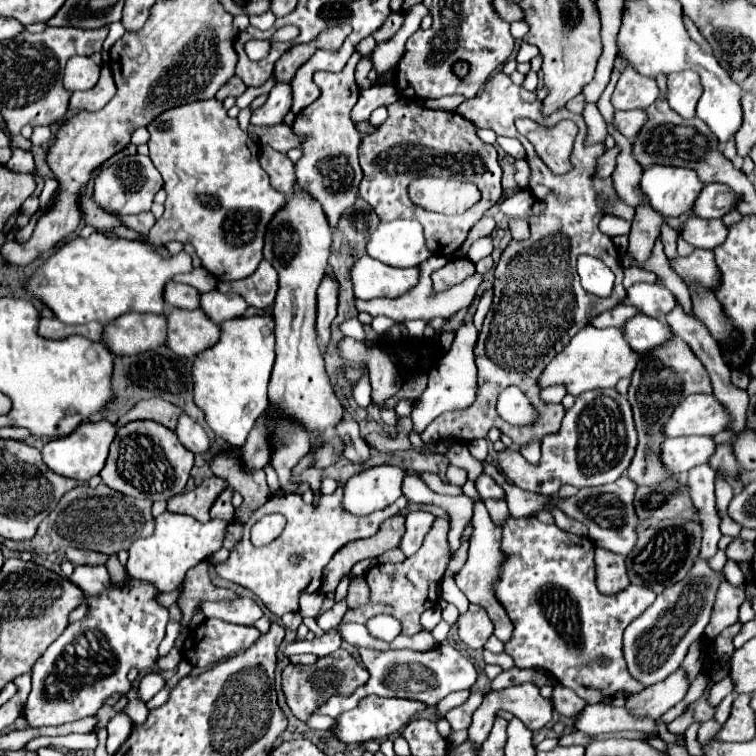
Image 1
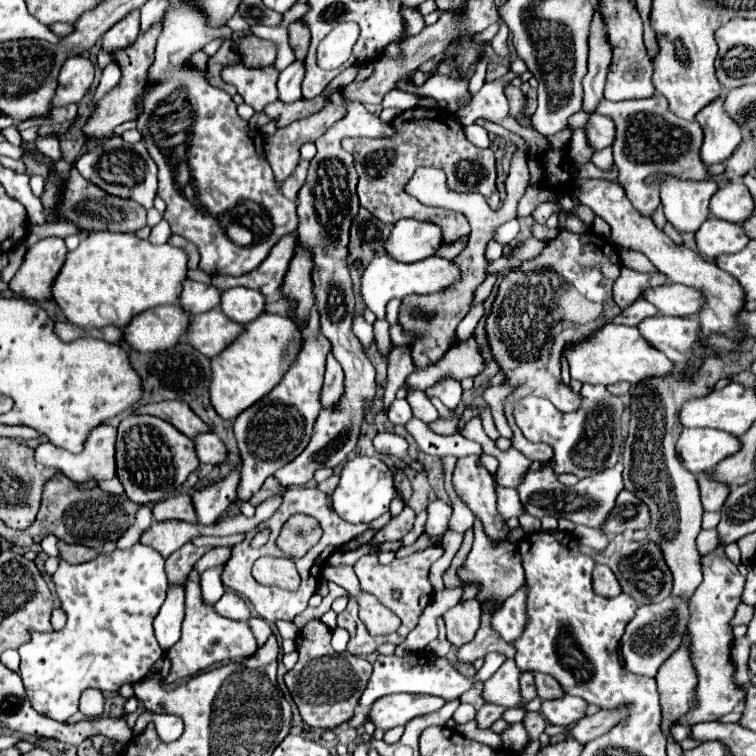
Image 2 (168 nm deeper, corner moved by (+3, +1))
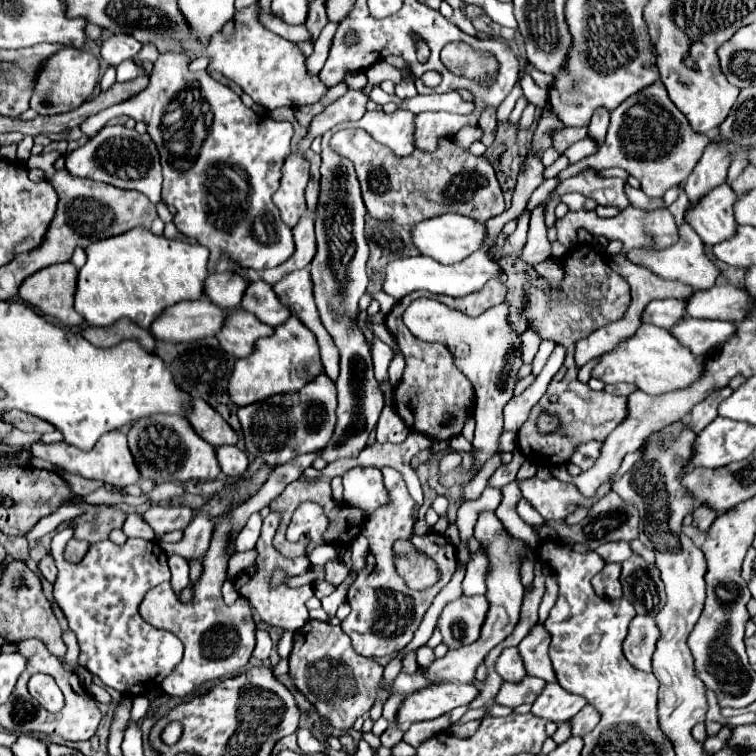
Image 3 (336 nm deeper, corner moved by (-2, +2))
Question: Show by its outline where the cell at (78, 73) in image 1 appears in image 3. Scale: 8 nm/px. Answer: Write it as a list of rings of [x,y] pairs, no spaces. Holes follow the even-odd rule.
[[[65,47],[45,61],[43,71],[37,77],[35,93],[31,97],[31,109],[35,109],[39,115],[67,113],[91,97],[97,81],[99,81],[97,57],[85,49],[75,51],[75,47]]]

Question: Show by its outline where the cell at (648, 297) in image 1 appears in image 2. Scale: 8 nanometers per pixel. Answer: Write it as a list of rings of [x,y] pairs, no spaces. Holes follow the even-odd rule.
[[[672,282],[664,284],[662,288],[650,288],[650,292],[646,292],[644,298],[654,302],[654,306],[664,316],[686,318],[700,312],[704,306],[704,294],[700,290]]]

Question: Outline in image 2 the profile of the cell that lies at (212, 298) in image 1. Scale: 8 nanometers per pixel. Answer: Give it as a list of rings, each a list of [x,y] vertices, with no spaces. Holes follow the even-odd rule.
[[[230,288],[222,294],[222,312],[240,324],[248,324],[256,320],[264,312],[264,296],[258,290],[250,288]]]

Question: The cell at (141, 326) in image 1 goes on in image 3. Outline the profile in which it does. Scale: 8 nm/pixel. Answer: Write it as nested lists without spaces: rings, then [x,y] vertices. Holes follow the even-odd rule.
[[[197,299],[197,301],[181,301],[155,323],[151,323],[149,331],[157,341],[167,341],[167,343],[183,343],[183,341],[195,341],[203,337],[213,337],[223,323],[223,309],[215,307],[209,299]]]

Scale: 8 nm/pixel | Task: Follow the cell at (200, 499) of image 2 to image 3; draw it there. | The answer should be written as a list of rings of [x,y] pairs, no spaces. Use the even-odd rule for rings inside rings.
[[[199,511],[199,513],[195,513],[195,519],[185,529],[183,541],[161,543],[161,547],[167,553],[181,555],[185,559],[201,559],[209,547],[209,539],[213,535],[213,529],[215,529],[213,515],[209,515],[207,511]]]

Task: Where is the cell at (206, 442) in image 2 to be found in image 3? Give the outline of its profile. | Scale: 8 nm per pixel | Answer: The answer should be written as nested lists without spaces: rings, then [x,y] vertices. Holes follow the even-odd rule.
[[[221,445],[215,449],[215,455],[219,459],[219,467],[227,477],[239,477],[245,473],[249,461],[247,455],[235,447],[235,445]]]

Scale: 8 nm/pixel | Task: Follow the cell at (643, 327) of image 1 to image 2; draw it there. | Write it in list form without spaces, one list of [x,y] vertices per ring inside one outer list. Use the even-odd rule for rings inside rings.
[[[652,316],[642,320],[638,326],[642,336],[650,340],[658,350],[662,350],[678,366],[686,364],[694,344],[698,342],[700,322],[698,318],[672,318],[672,316]]]

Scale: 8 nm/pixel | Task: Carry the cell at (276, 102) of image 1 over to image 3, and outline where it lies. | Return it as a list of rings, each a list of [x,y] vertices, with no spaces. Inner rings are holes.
[[[329,21],[325,25],[325,29],[321,31],[321,35],[317,37],[317,41],[313,45],[313,53],[307,57],[307,71],[311,71],[311,75],[317,75],[323,69],[323,63],[327,61],[331,39],[333,39],[335,29],[337,29],[337,23],[331,23]]]

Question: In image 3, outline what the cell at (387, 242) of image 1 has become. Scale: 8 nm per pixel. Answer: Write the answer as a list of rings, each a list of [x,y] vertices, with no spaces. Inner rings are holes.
[[[447,213],[447,215],[435,217],[435,219],[417,223],[411,229],[411,237],[413,237],[413,243],[421,255],[427,255],[439,263],[455,263],[481,247],[481,241],[485,237],[485,227],[483,227],[483,223],[471,221],[469,217]]]

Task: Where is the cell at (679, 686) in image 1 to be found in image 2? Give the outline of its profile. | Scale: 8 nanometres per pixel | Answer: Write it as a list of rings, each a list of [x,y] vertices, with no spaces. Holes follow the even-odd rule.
[[[620,708],[618,712],[606,712],[606,710],[598,710],[592,716],[584,716],[582,720],[578,720],[578,724],[572,728],[572,738],[578,740],[580,744],[586,744],[602,734],[606,734],[612,726],[614,720],[618,720],[618,716],[622,716],[622,712],[626,712],[626,708]]]

